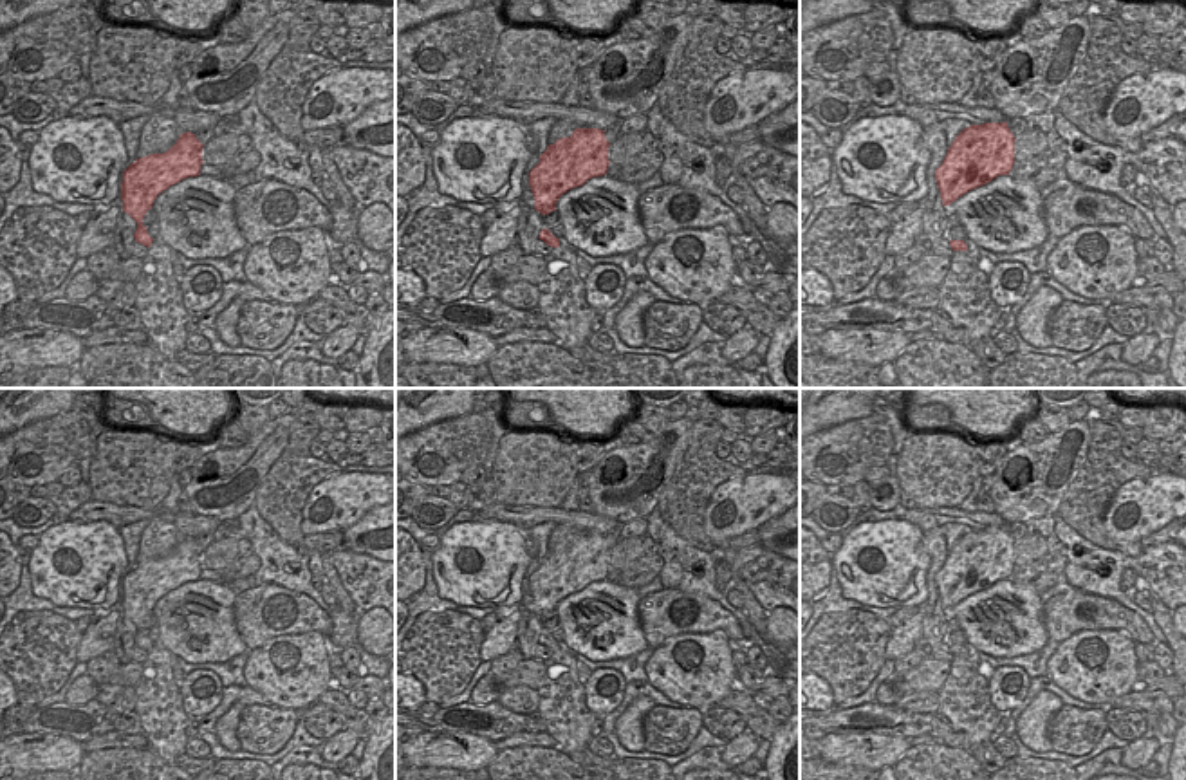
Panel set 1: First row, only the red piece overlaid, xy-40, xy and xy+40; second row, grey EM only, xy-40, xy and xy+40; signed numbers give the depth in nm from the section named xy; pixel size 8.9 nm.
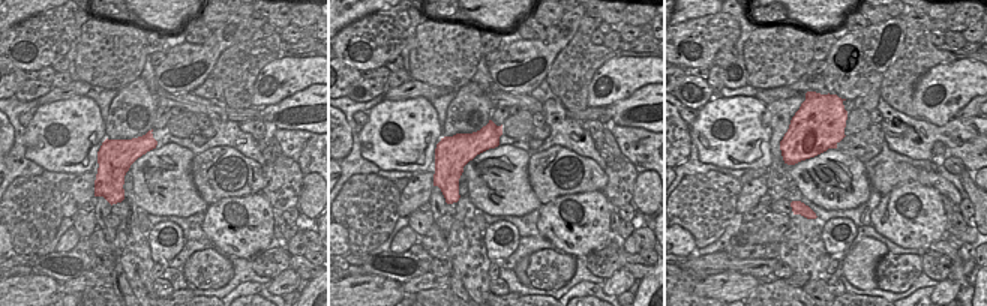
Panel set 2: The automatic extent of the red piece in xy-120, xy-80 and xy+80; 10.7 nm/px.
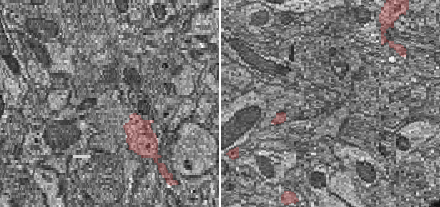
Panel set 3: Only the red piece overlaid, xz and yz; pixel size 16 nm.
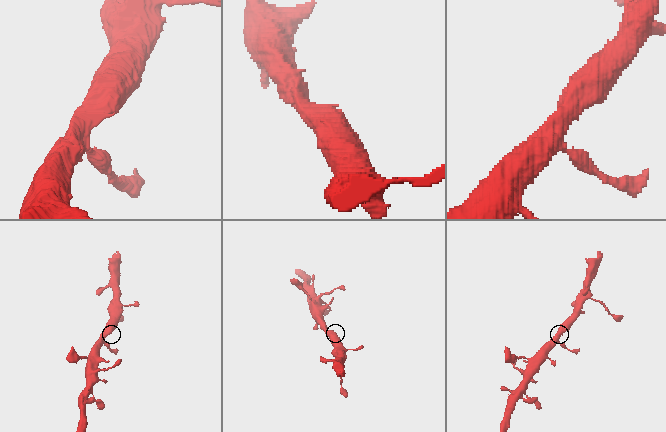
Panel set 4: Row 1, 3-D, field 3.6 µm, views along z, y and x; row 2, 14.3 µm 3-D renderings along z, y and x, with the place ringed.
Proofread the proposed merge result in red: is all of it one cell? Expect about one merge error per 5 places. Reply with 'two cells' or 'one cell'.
one cell

